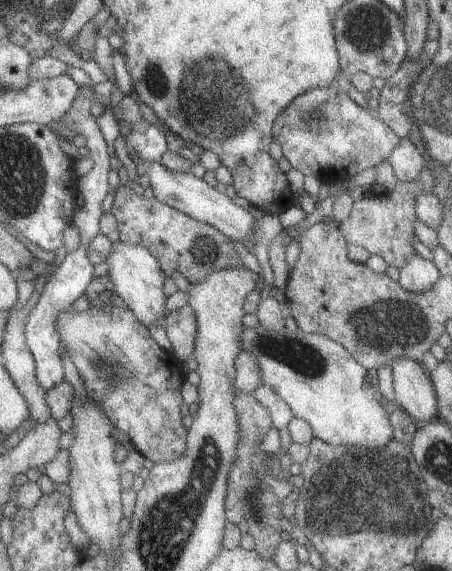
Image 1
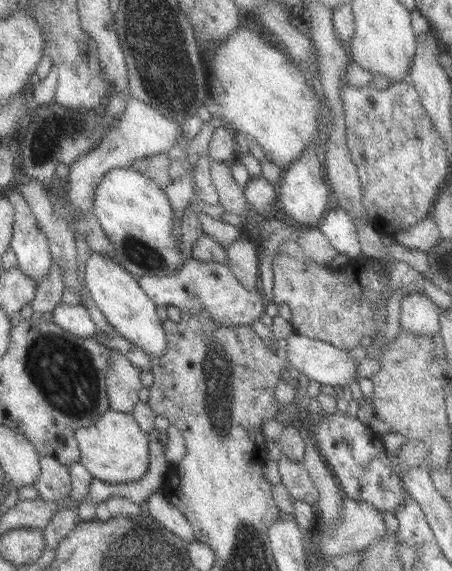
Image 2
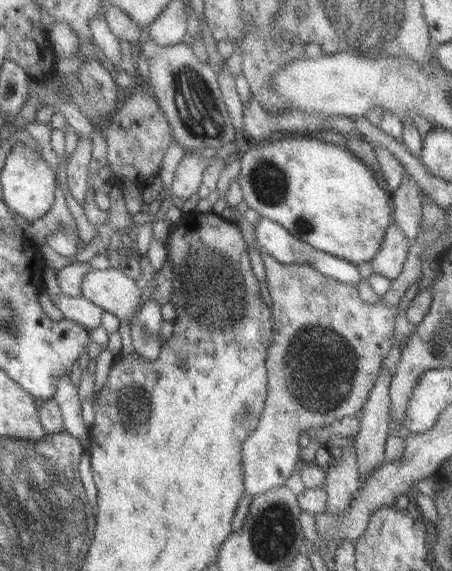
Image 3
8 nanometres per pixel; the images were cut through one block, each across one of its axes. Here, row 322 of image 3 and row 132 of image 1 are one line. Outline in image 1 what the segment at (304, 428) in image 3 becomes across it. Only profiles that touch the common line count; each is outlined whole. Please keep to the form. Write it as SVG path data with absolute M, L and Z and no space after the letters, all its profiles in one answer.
M337 80L325 88L309 88L305 94L295 96L275 118L271 134L291 168L303 176L315 176L321 184L347 182L351 176L375 168L385 162L401 142L375 114L351 102L347 92L337 86Z

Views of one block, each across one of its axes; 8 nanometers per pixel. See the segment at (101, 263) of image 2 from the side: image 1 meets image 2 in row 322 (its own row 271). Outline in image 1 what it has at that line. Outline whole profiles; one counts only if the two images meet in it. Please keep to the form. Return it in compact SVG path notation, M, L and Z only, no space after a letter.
M113 242L111 254L107 256L105 262L109 266L107 276L113 282L115 294L125 302L125 308L129 308L133 312L137 322L141 322L145 328L149 328L151 324L163 326L163 318L165 318L163 308L165 308L167 298L165 298L161 288L165 282L165 274L159 268L153 254L141 246L129 246L125 242Z

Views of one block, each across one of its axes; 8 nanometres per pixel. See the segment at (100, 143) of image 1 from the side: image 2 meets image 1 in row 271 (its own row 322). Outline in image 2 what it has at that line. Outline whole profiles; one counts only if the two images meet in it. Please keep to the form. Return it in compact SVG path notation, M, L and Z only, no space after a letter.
M57 304L53 312L49 314L49 320L57 324L61 330L65 330L71 336L77 338L93 338L97 334L95 324L91 322L87 308L77 304L77 306L67 306L67 304Z

